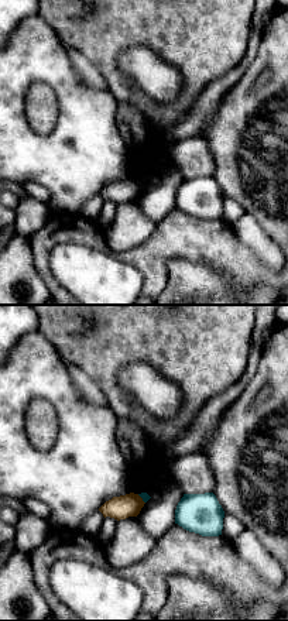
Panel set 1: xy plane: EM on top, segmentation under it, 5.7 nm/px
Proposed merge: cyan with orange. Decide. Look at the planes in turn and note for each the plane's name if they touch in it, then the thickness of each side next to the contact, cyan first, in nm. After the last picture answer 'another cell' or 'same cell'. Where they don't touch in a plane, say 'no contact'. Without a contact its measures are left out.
meets cyan in xy; 50 nm thick on the cyan side, 130 nm on the other

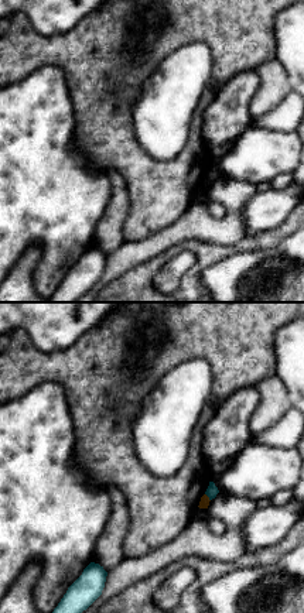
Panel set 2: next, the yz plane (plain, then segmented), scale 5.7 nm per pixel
meets cyan in yz; 70 nm thick on the cyan side, 60 nm on the other

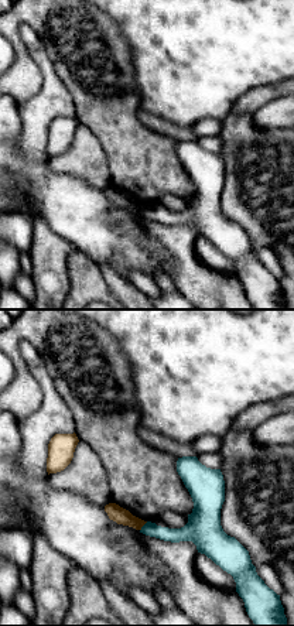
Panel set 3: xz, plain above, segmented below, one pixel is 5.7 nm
meets cyan in xz; 90 nm thick on the cyan side, 90 nm on the other

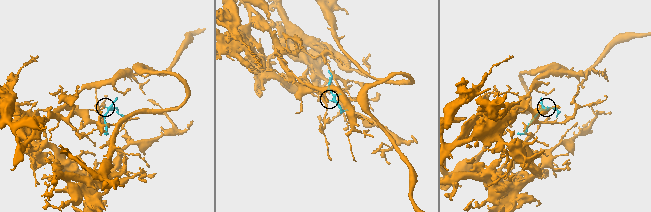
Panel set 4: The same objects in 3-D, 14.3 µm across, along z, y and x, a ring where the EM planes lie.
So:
another cell

